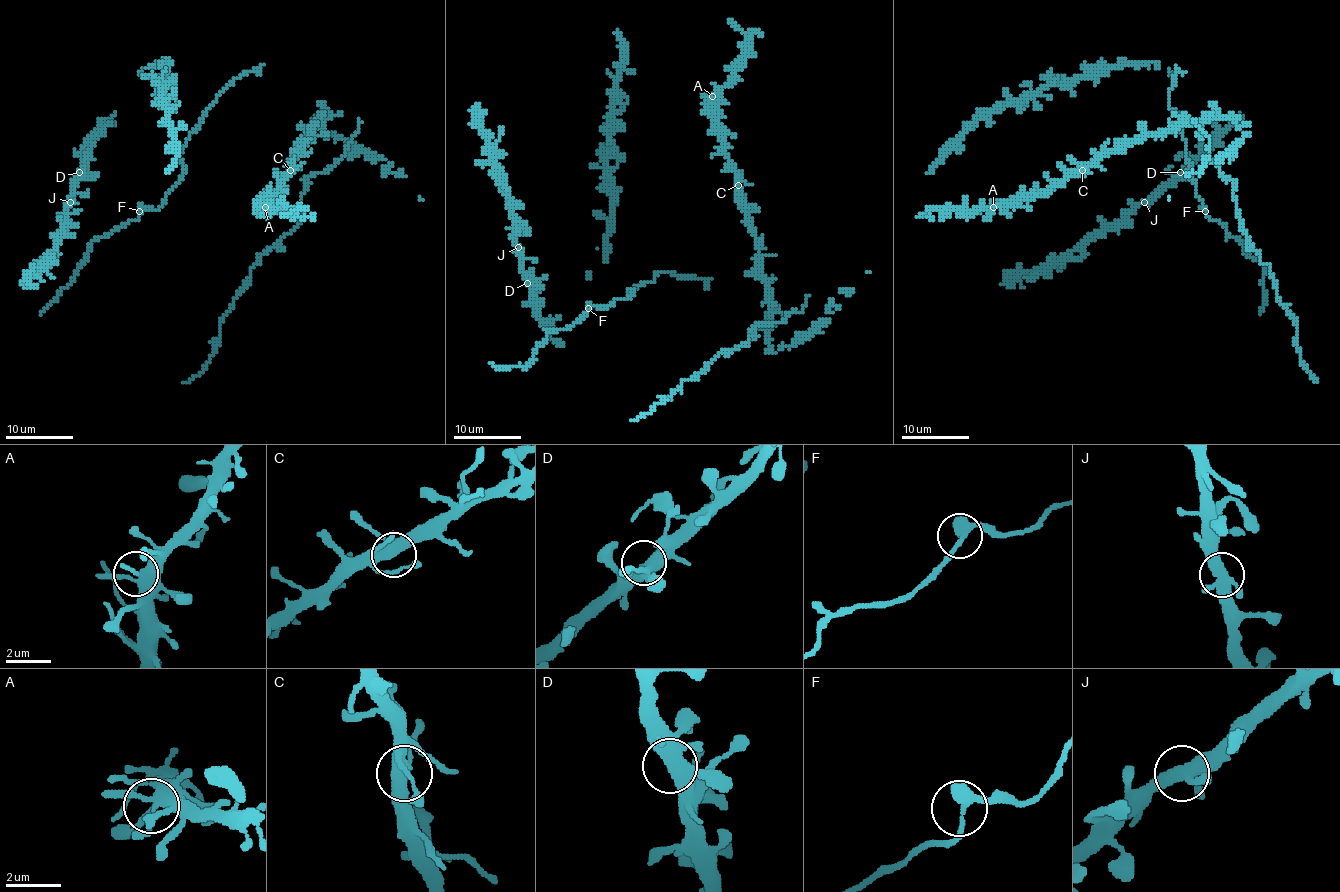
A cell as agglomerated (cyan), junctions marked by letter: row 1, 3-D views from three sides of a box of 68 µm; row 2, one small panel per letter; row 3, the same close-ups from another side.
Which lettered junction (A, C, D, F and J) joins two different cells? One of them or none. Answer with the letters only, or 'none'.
none

